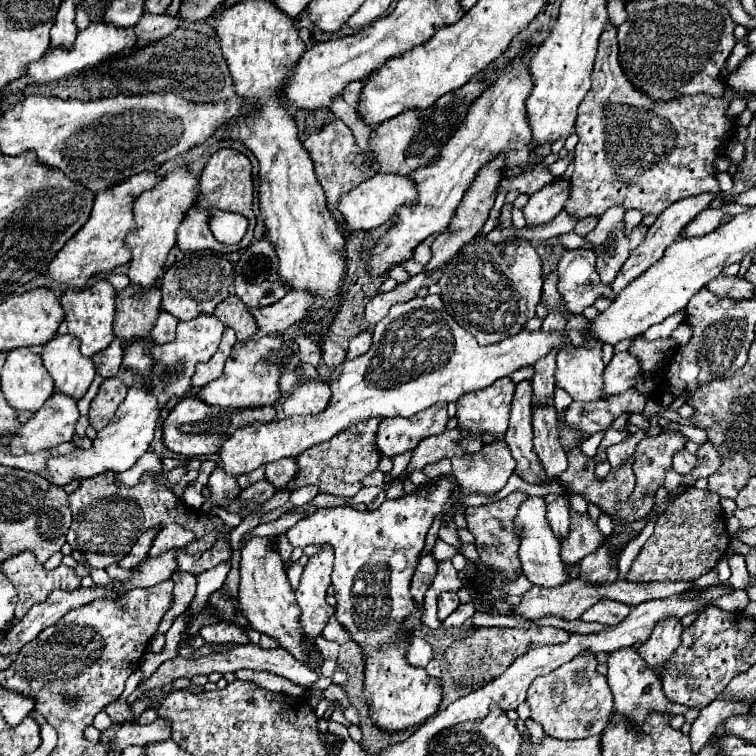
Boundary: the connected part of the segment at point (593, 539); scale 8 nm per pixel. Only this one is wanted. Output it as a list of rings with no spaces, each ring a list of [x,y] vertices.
[[[572,512],[572,528],[562,542],[562,560],[566,564],[576,564],[584,556],[596,552],[602,542],[604,536],[598,532],[598,526],[590,520],[590,516],[578,516],[576,512]]]

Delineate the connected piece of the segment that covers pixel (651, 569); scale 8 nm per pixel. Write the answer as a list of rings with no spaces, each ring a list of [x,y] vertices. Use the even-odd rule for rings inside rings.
[[[688,488],[676,496],[668,510],[656,520],[654,534],[646,540],[640,554],[632,562],[626,576],[630,582],[654,582],[654,580],[696,580],[716,566],[726,554],[730,544],[720,496],[710,490]]]

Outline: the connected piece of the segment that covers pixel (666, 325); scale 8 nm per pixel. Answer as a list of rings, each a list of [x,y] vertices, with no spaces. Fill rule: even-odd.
[[[676,312],[676,314],[672,314],[668,320],[664,320],[662,324],[654,324],[652,328],[648,328],[648,332],[644,332],[644,336],[646,336],[648,340],[668,338],[668,336],[672,334],[672,330],[674,330],[680,322],[684,322],[684,320],[686,320],[684,312]]]

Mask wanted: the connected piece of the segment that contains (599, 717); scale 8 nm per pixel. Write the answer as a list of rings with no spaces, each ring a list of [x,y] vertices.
[[[584,652],[584,656],[578,656],[556,668],[556,672],[532,682],[526,698],[530,704],[530,718],[542,724],[546,736],[556,740],[580,740],[596,736],[608,726],[608,716],[614,712],[612,694],[606,676],[598,674],[596,666],[596,658],[590,652]]]

